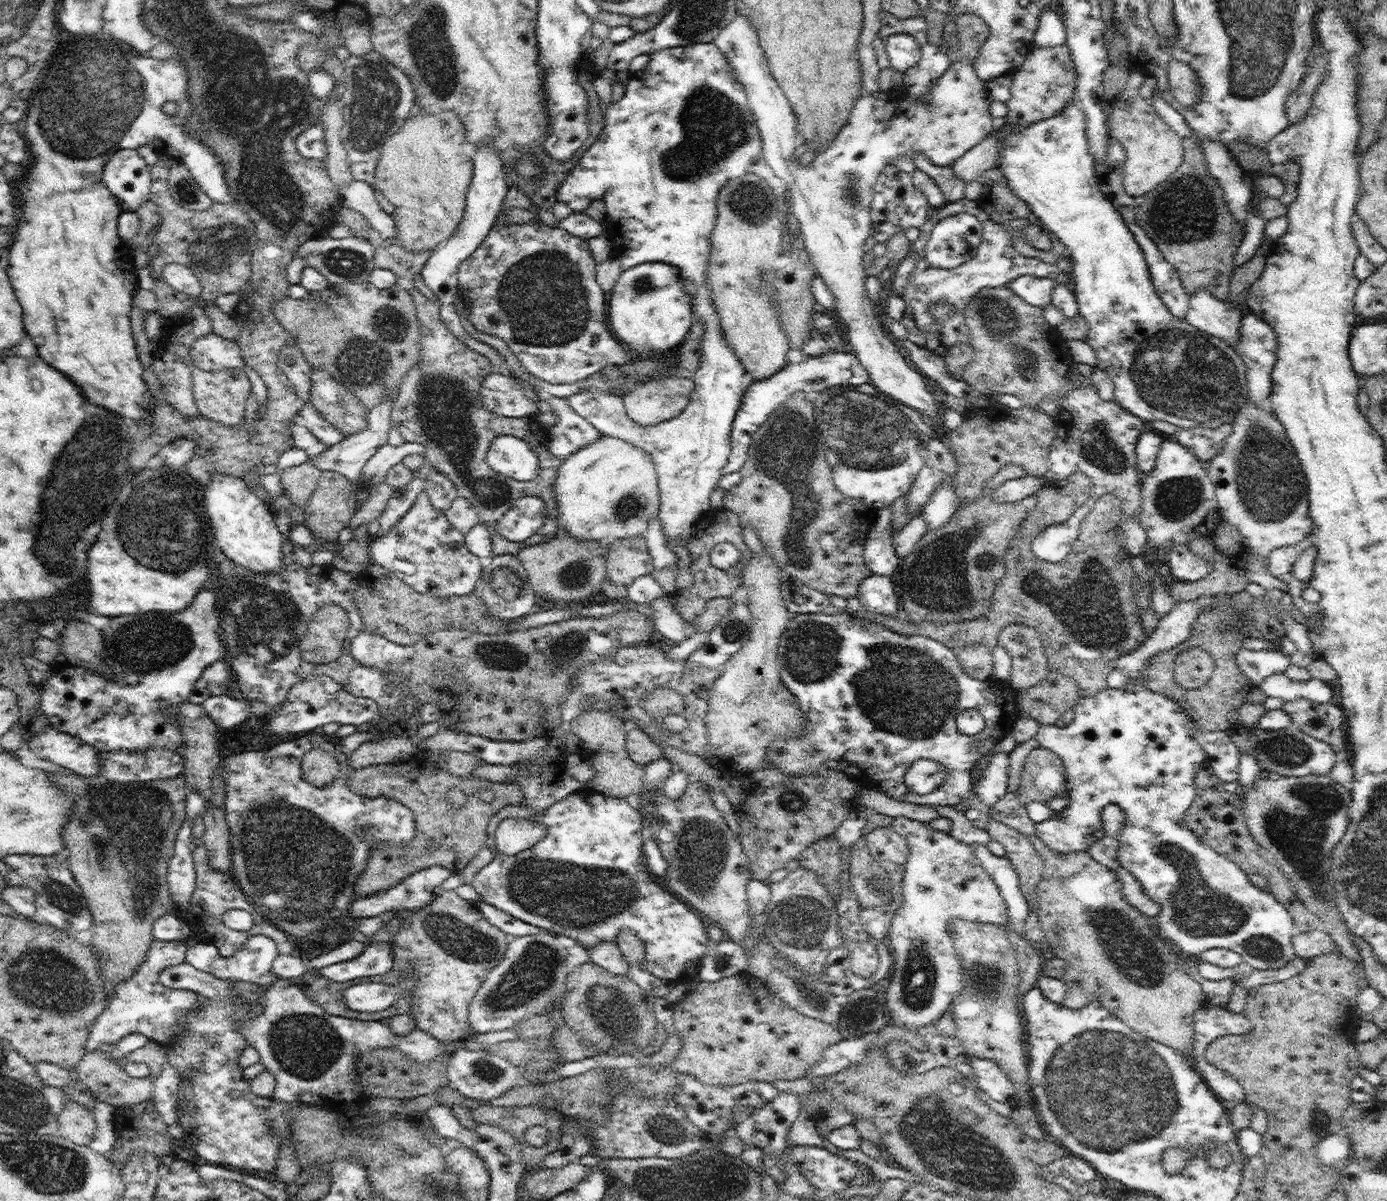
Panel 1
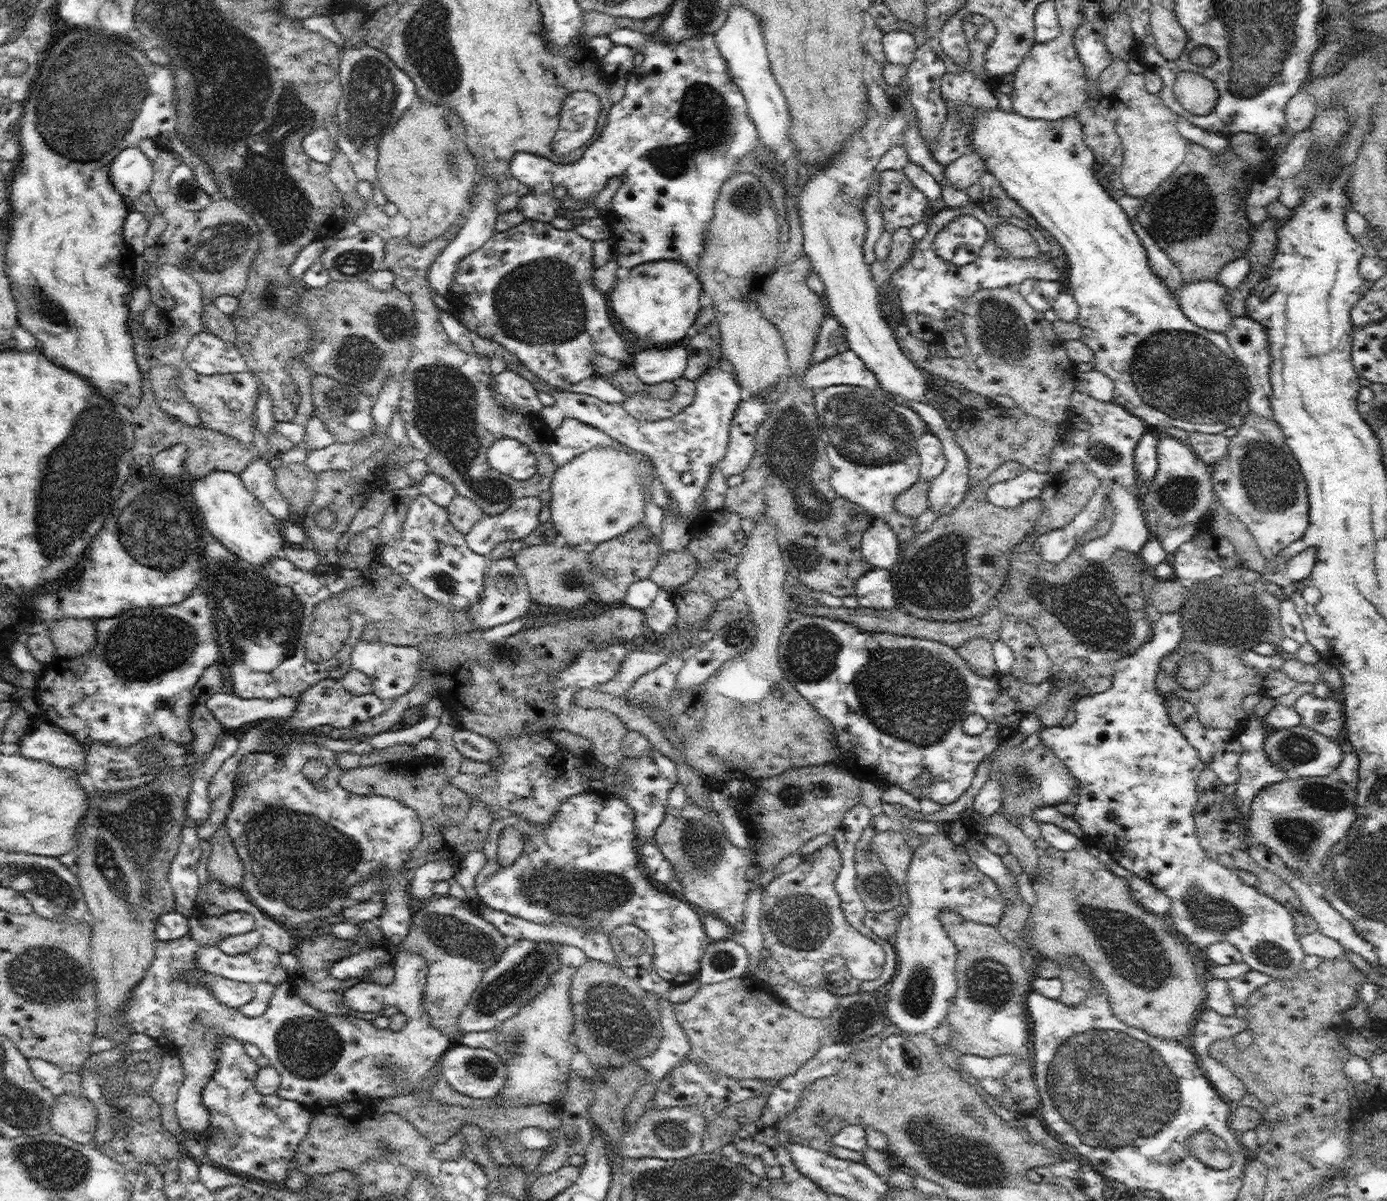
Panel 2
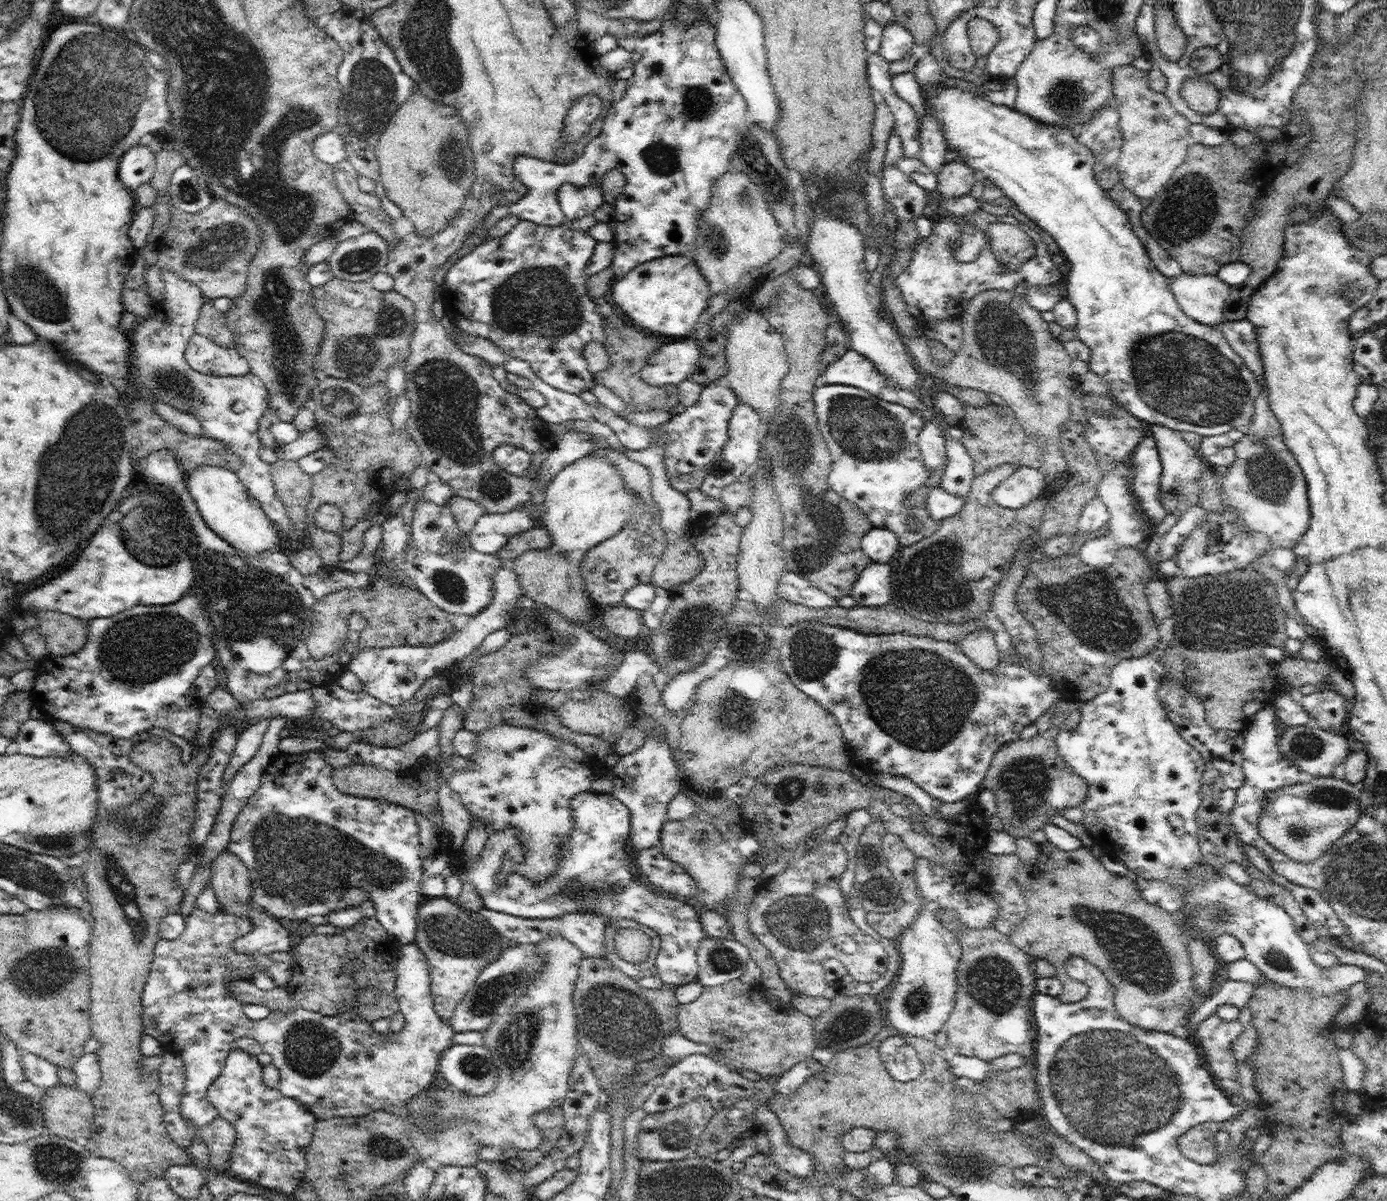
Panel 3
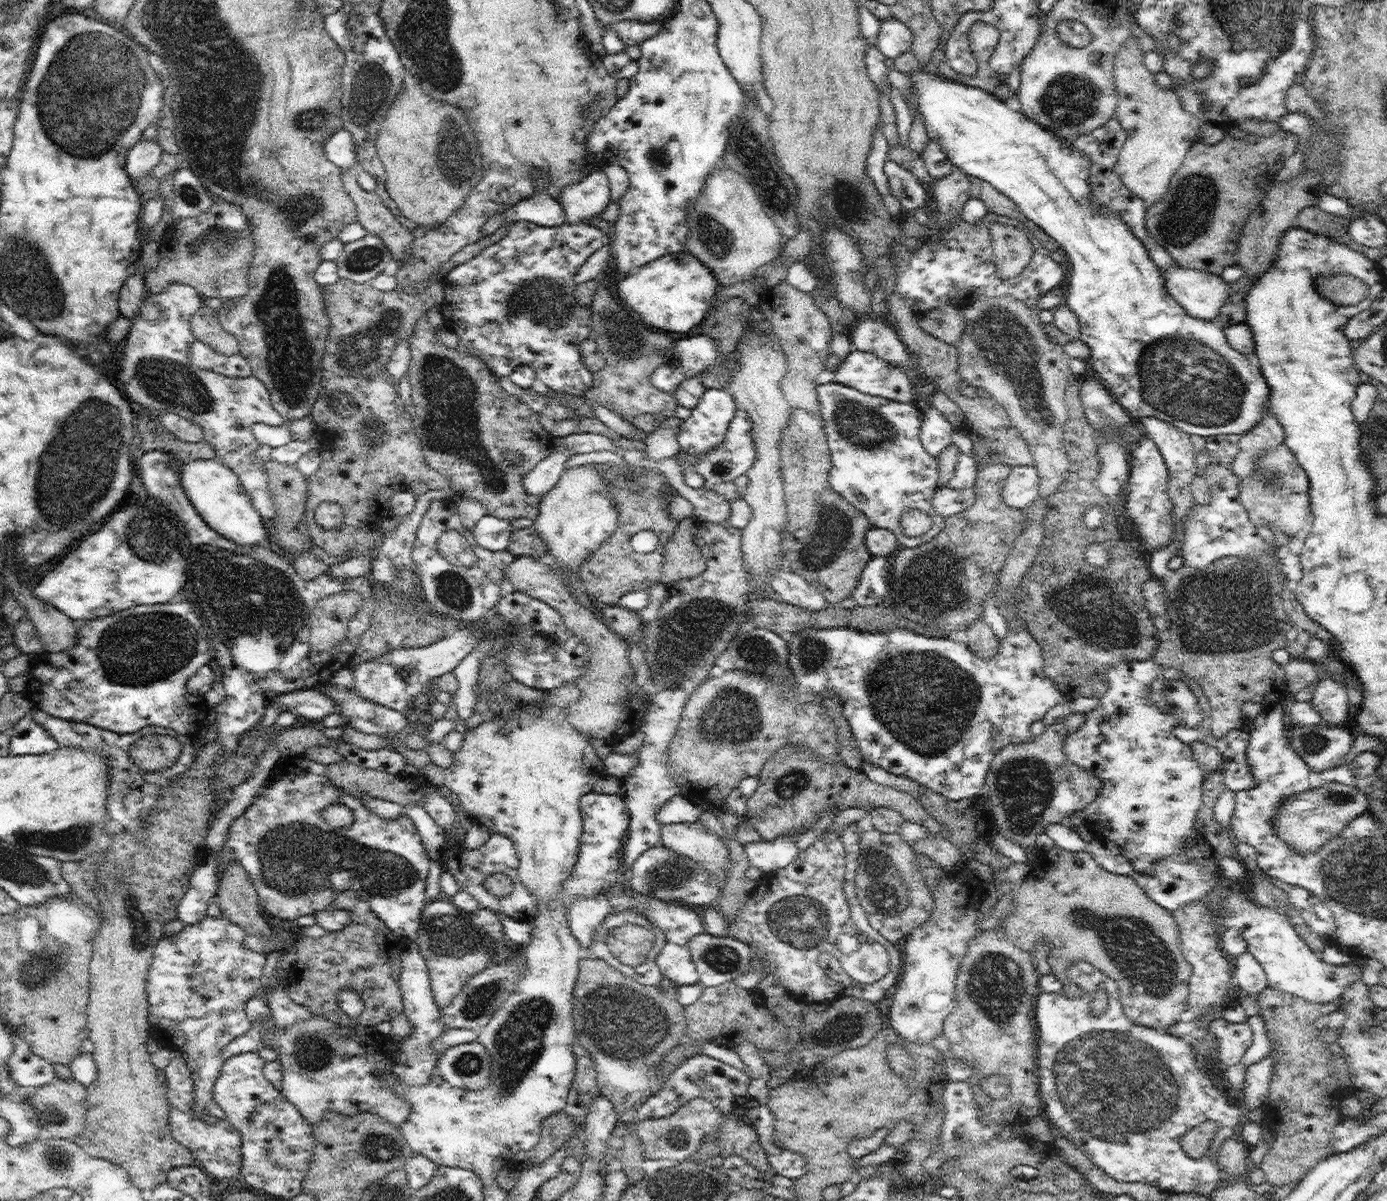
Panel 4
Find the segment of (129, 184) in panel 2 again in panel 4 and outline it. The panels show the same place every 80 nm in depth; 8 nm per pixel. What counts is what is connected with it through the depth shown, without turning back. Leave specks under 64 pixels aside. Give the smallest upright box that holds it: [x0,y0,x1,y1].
[124,139,163,182]

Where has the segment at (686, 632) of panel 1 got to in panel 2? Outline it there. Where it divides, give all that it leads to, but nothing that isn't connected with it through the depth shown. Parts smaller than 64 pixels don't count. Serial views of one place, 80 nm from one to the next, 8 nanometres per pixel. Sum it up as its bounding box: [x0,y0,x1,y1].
[643,589,677,635]

